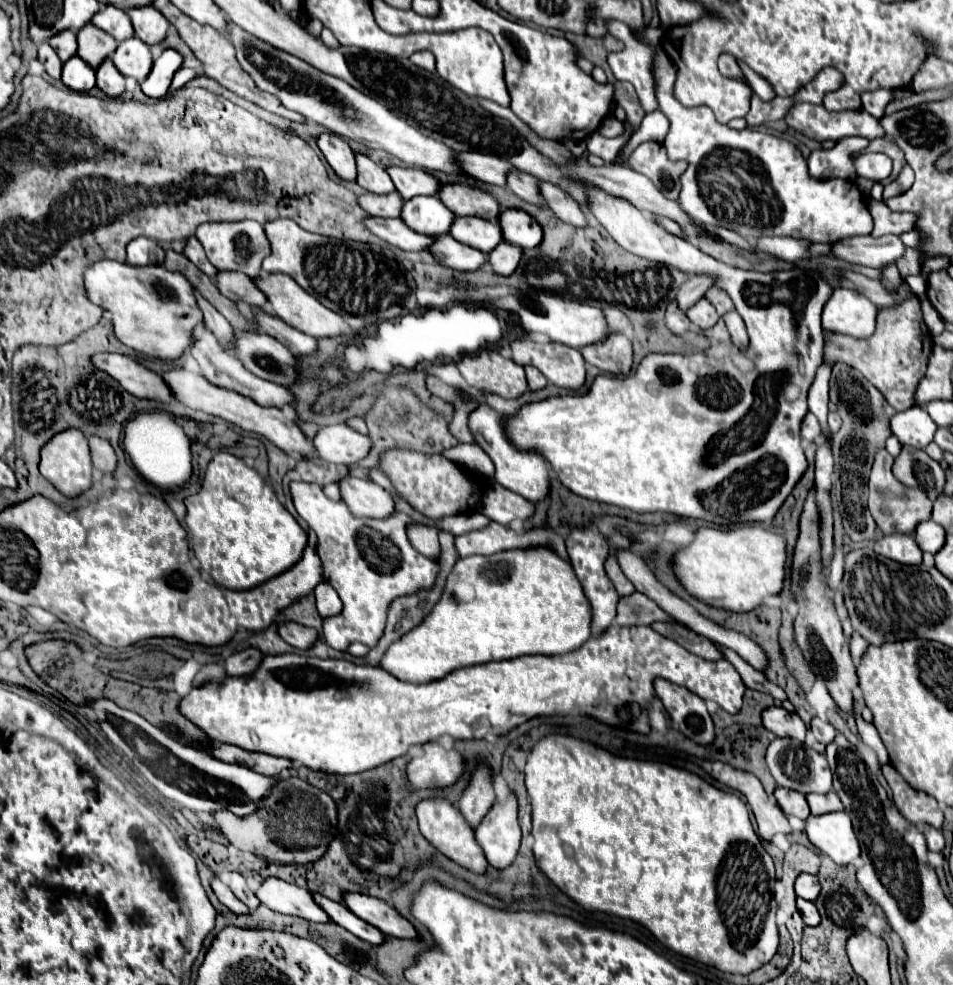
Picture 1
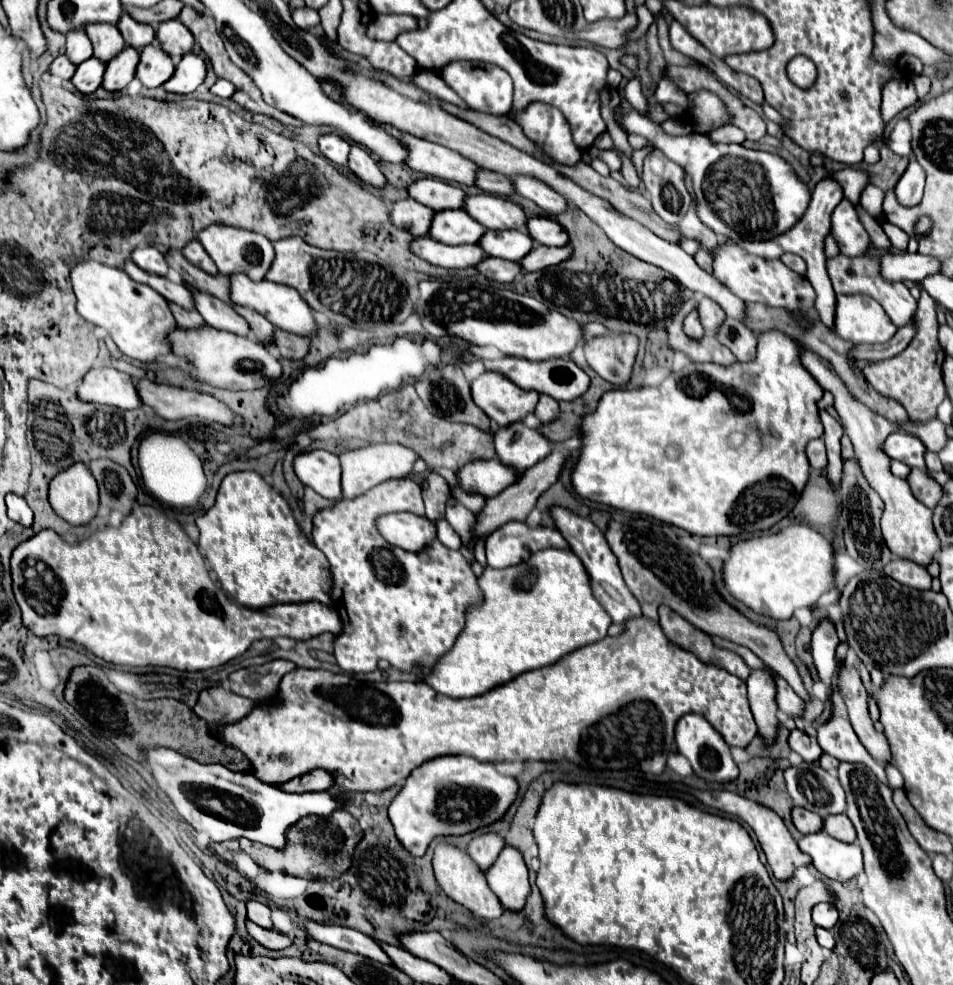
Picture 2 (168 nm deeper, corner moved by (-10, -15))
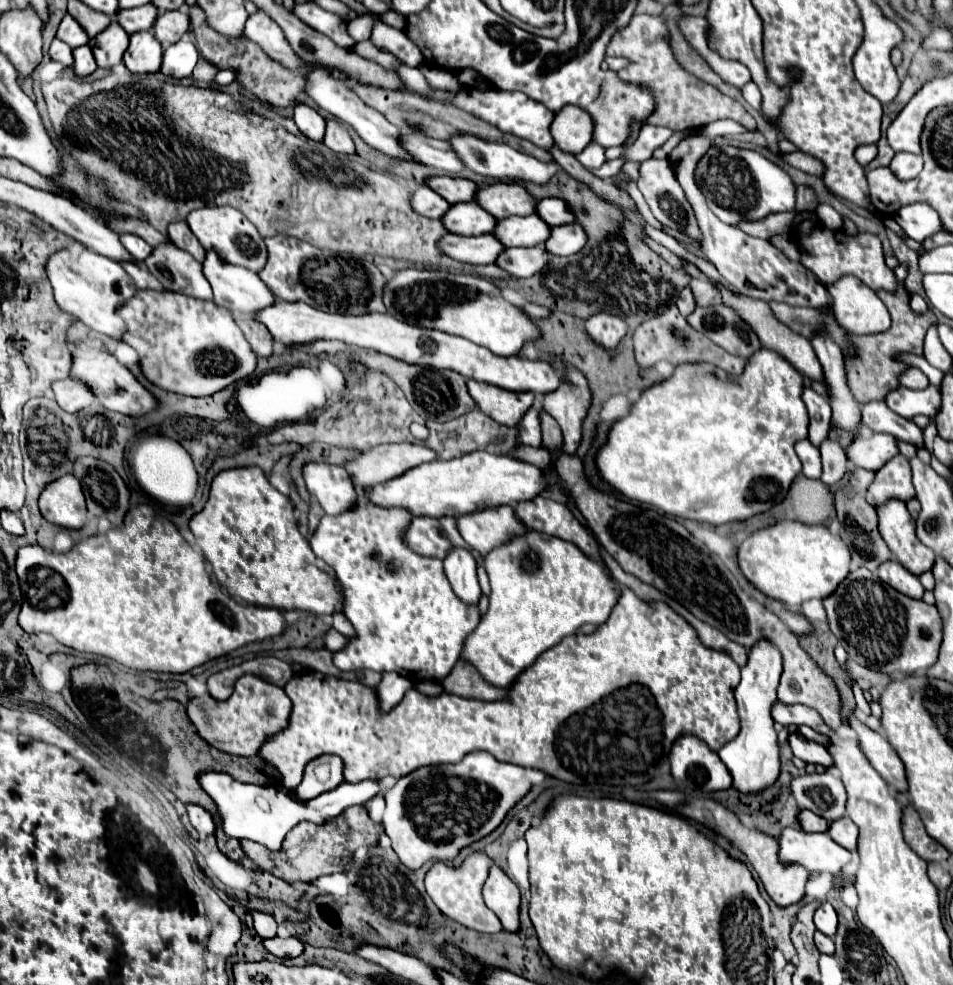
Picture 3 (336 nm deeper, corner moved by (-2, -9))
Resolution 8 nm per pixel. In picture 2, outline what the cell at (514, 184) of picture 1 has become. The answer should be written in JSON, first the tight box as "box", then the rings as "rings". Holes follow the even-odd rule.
{"box":[477,170,515,196],"rings":[[[481,170],[477,174],[477,188],[489,194],[497,194],[497,196],[511,196],[515,192],[513,180],[509,176],[503,176],[491,170]]]}

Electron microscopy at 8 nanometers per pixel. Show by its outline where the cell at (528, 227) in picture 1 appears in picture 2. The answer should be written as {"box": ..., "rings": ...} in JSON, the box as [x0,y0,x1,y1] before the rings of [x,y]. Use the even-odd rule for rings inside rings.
{"box":[527,216,567,248],"rings":[[[547,216],[529,218],[527,220],[527,230],[529,230],[529,236],[541,246],[561,248],[561,246],[567,244],[565,230],[557,224],[557,220],[551,220]]]}

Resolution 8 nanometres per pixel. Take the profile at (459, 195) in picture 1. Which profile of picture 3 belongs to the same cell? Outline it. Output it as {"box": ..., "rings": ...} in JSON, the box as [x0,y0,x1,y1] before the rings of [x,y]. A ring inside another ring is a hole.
{"box":[475,182,537,220],"rings":[[[497,182],[485,188],[479,188],[475,198],[487,212],[491,212],[497,220],[509,216],[529,216],[535,212],[537,200],[527,188],[519,182]]]}

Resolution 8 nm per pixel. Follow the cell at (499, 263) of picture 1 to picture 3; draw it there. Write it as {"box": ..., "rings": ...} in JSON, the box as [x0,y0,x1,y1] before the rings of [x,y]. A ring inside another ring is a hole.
{"box":[545,222,587,256],"rings":[[[573,222],[567,226],[555,226],[551,230],[549,240],[545,242],[545,248],[553,256],[571,256],[579,252],[585,244],[587,244],[587,232],[583,230],[583,226],[579,226],[579,222]]]}

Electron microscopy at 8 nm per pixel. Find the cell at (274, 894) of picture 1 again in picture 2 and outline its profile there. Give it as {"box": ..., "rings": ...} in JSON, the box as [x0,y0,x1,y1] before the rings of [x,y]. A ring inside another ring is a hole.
{"box":[305,920,391,964],"rings":[[[313,920],[305,922],[305,932],[315,938],[317,942],[325,942],[329,946],[347,950],[347,952],[355,952],[361,956],[367,956],[371,960],[377,960],[381,964],[391,964],[391,960],[387,958],[387,954],[375,944],[373,938],[353,930],[353,928],[345,928],[345,926],[329,926],[329,924],[319,924]]]}

